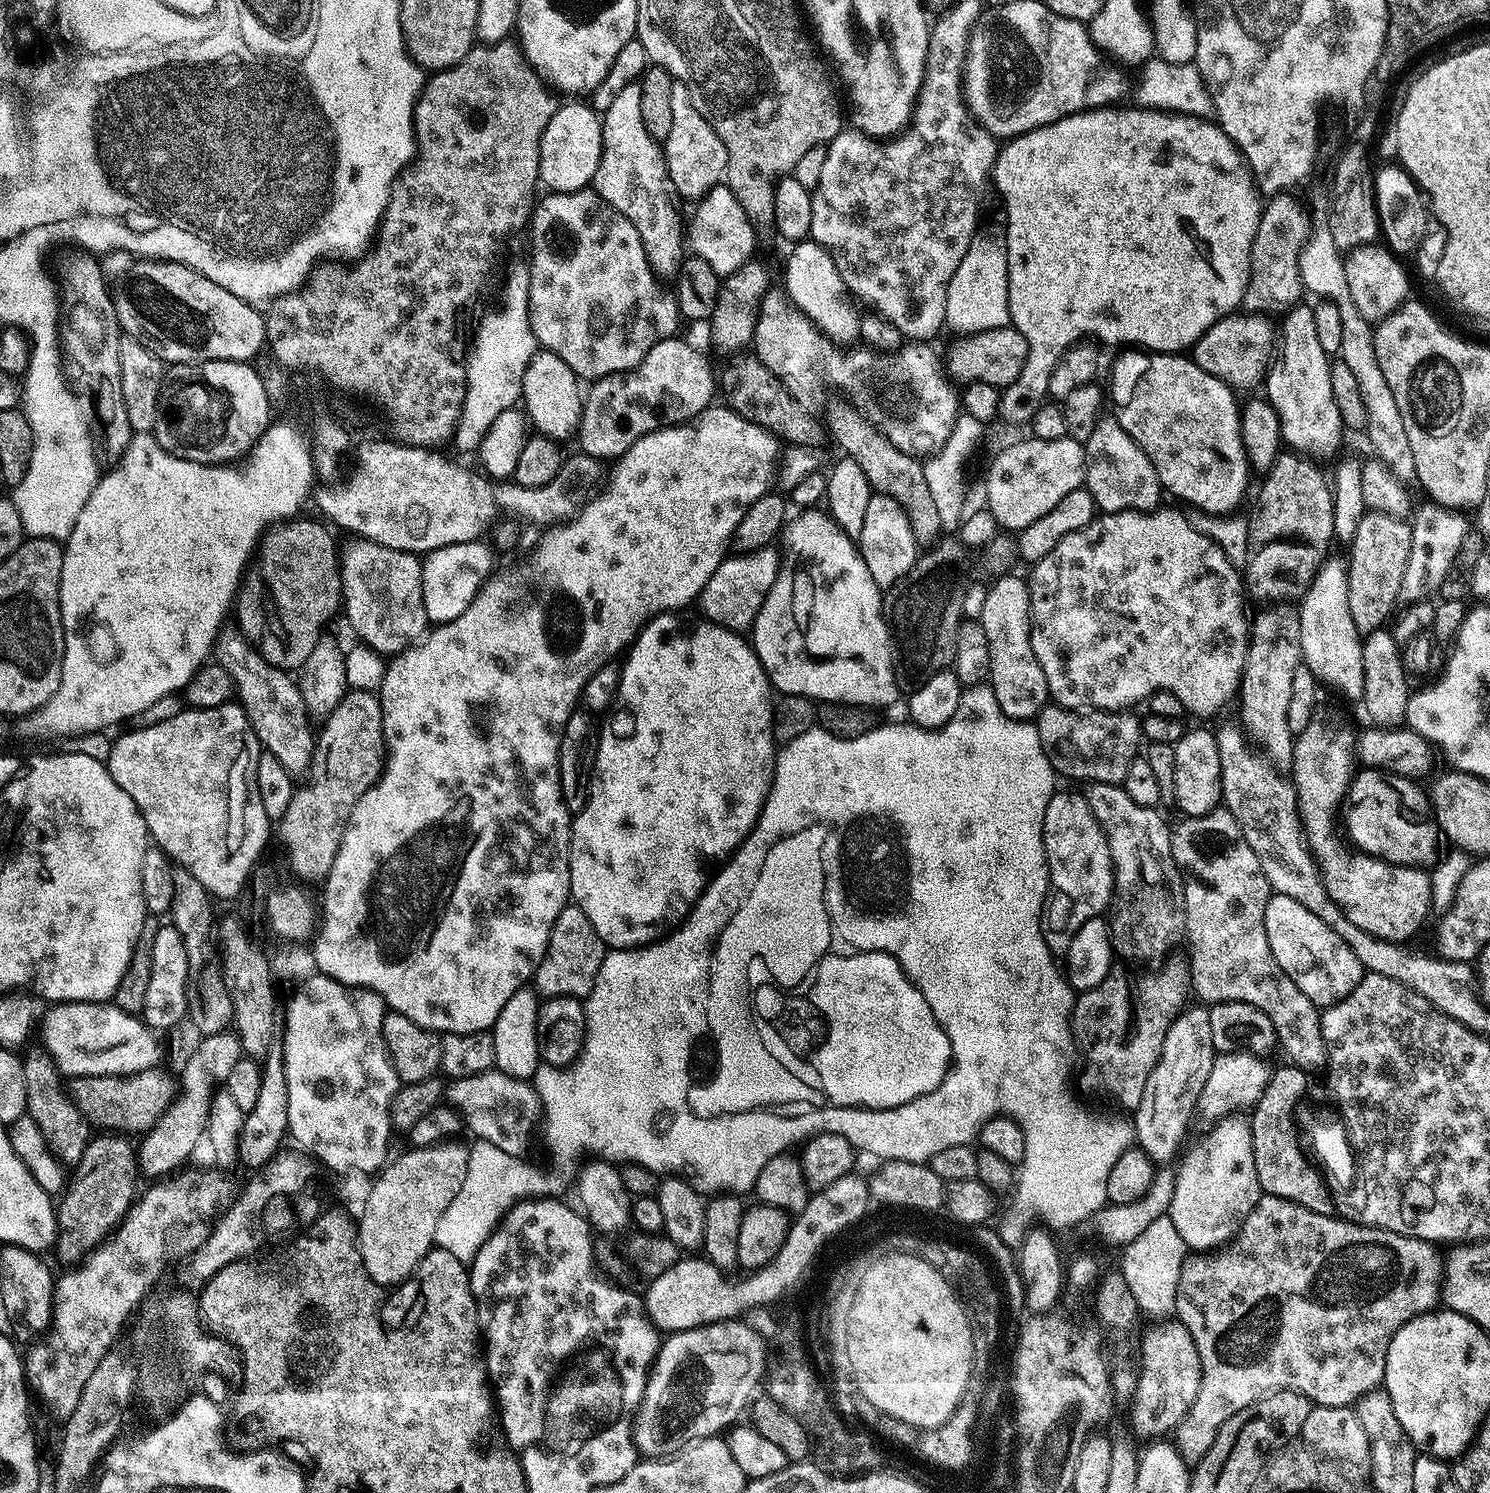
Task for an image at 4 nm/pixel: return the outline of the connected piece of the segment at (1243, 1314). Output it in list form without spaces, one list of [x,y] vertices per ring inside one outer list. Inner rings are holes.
[[[1261,1195],[1254,1210],[1242,1222],[1235,1236],[1227,1244],[1215,1250],[1200,1250],[1189,1255],[1178,1274],[1178,1294],[1176,1295],[1175,1315],[1186,1326],[1200,1359],[1200,1385],[1198,1394],[1187,1414],[1180,1419],[1174,1429],[1174,1443],[1185,1464],[1194,1466],[1210,1450],[1220,1428],[1238,1410],[1246,1410],[1254,1402],[1270,1392],[1303,1392],[1313,1405],[1352,1406],[1368,1392],[1377,1391],[1384,1383],[1386,1354],[1394,1334],[1406,1322],[1424,1312],[1433,1311],[1442,1300],[1442,1256],[1436,1253],[1437,1245],[1413,1236],[1404,1236],[1401,1232],[1391,1232],[1389,1228],[1368,1224],[1355,1224],[1352,1220],[1339,1220],[1339,1215],[1314,1214],[1293,1200]]]

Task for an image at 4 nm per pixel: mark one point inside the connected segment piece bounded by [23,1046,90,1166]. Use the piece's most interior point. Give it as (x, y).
(66, 1132)

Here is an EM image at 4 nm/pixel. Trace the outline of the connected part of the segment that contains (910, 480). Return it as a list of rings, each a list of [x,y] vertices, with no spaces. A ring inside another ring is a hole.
[[[849,407],[834,409],[832,417],[826,420],[831,439],[832,436],[836,439],[841,453],[853,456],[862,466],[873,493],[881,492],[894,498],[894,502],[906,510],[906,518],[910,518],[910,530],[914,530],[917,545],[931,546],[937,543],[942,536],[942,518],[938,518],[938,506],[930,494],[923,463],[917,457],[900,450],[859,407]]]

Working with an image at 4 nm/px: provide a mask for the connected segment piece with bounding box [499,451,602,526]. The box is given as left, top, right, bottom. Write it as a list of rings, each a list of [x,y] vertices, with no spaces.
[[[577,451],[575,455],[569,455],[565,459],[563,467],[546,486],[523,488],[515,482],[501,483],[499,485],[501,502],[521,521],[523,521],[522,519],[533,520],[536,524],[544,524],[543,526],[555,526],[572,519],[592,499],[602,484],[601,461],[597,460],[595,456],[587,456],[585,452],[581,451]]]

